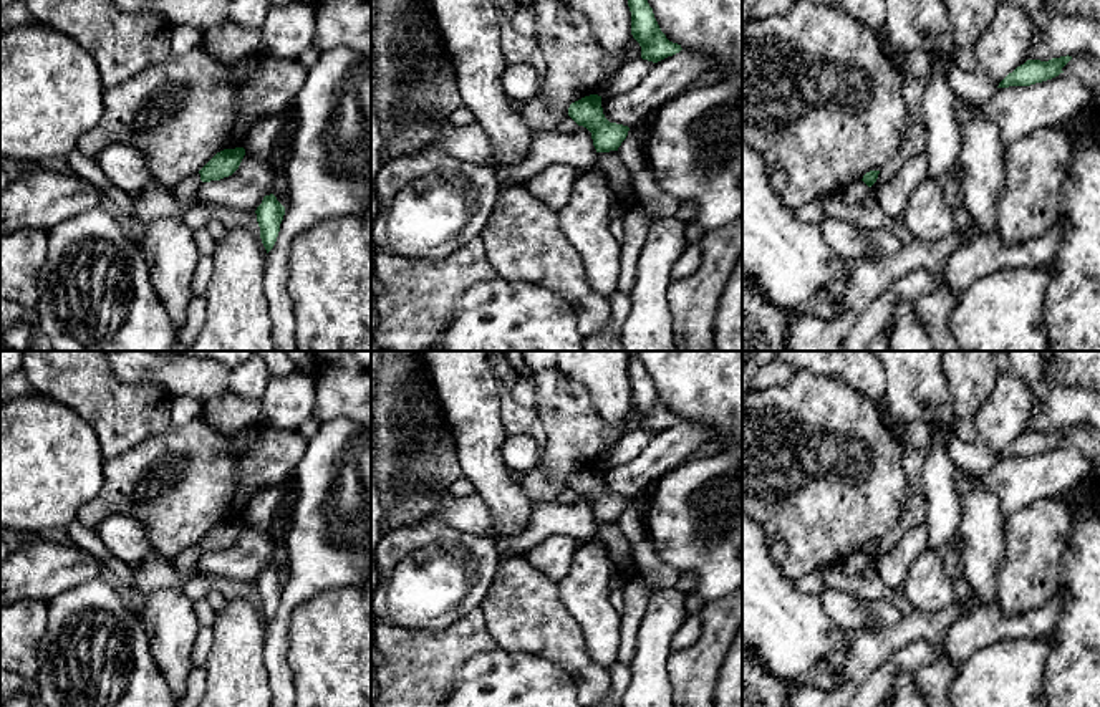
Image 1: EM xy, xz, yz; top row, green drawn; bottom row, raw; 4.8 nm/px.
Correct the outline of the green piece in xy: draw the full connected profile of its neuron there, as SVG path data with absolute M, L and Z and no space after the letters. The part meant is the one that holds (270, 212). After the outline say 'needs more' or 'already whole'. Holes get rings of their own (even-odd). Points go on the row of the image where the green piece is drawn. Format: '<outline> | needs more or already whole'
M270 194L263 197L255 214L260 227L260 238L268 253L277 242L280 224L285 215L285 207L277 200L273 194Z | already whole

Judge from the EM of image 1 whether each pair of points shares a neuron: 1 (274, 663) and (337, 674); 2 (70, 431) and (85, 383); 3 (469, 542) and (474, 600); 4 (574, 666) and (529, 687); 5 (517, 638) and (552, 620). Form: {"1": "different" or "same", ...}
{"1": "different", "2": "different", "3": "same", "4": "different", "5": "same"}

